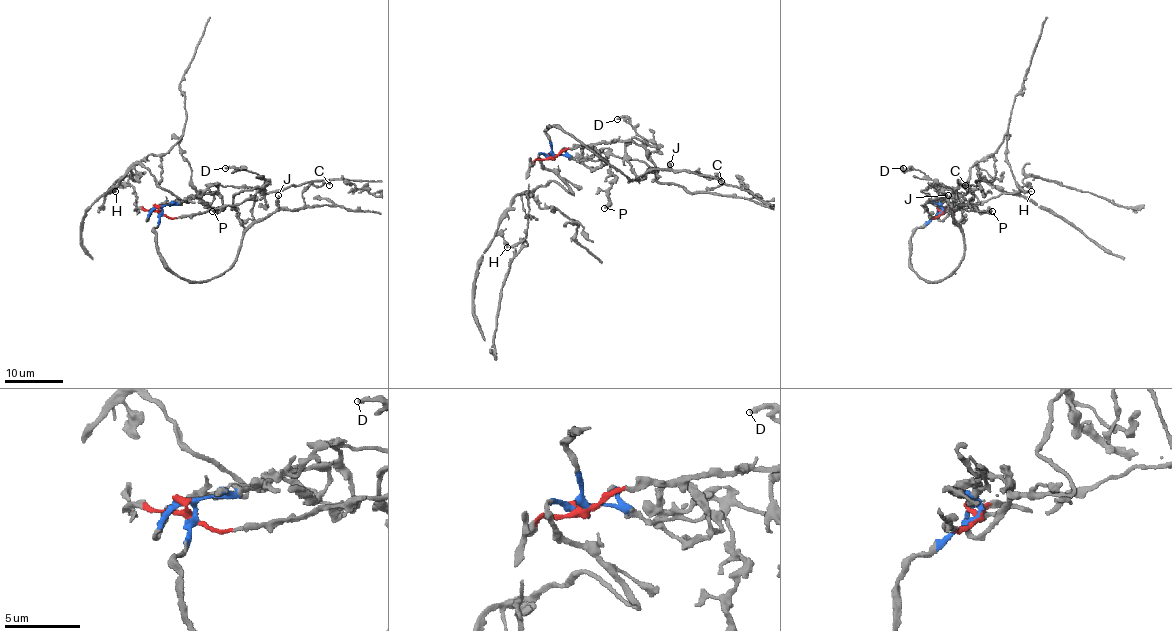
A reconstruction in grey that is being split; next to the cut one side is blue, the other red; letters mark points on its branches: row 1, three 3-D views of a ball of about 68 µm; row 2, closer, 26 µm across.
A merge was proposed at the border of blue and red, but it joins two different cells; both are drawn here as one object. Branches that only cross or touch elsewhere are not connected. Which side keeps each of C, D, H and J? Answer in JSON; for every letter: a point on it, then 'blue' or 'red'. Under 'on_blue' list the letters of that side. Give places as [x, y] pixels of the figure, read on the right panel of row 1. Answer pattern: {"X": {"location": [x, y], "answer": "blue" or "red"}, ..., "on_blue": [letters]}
{"C": {"location": [965, 185], "answer": "blue"}, "D": {"location": [903, 168], "answer": "red"}, "H": {"location": [1031, 191], "answer": "blue"}, "J": {"location": [948, 195], "answer": "blue"}, "on_blue": ["C", "H", "J"]}

